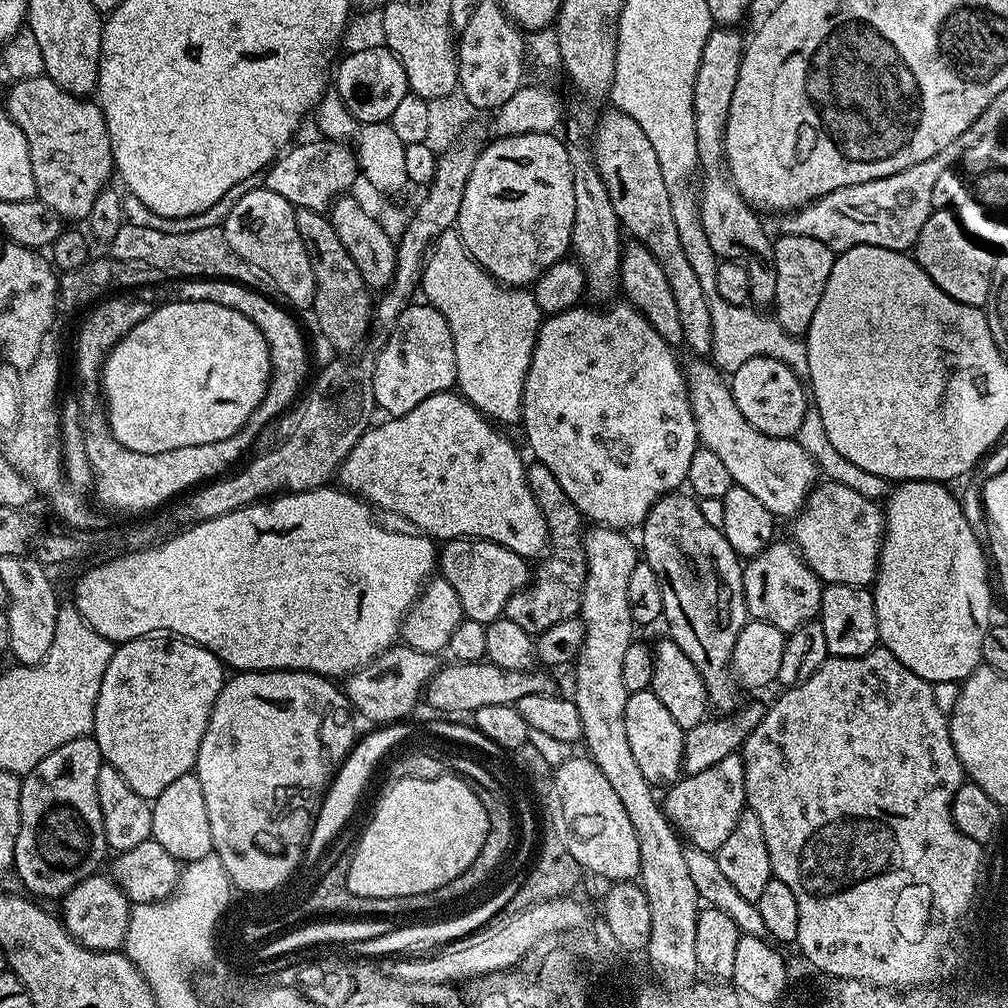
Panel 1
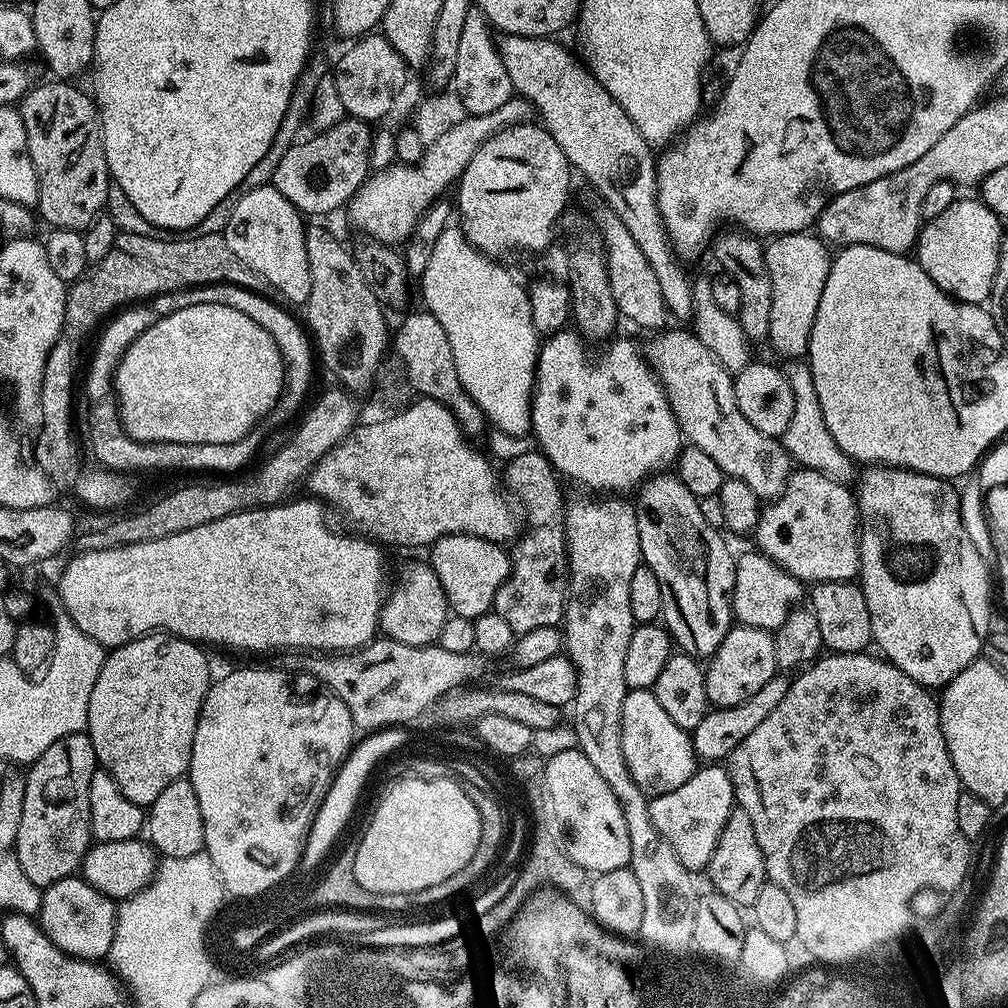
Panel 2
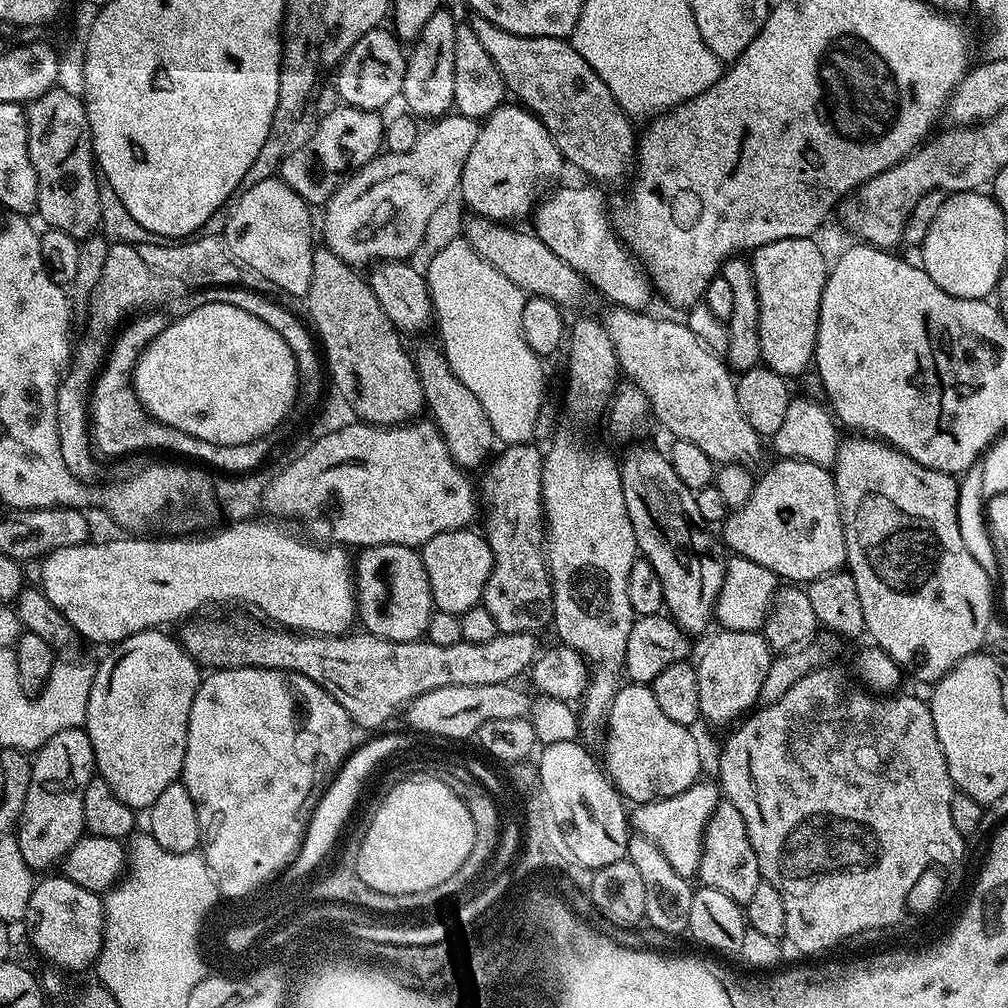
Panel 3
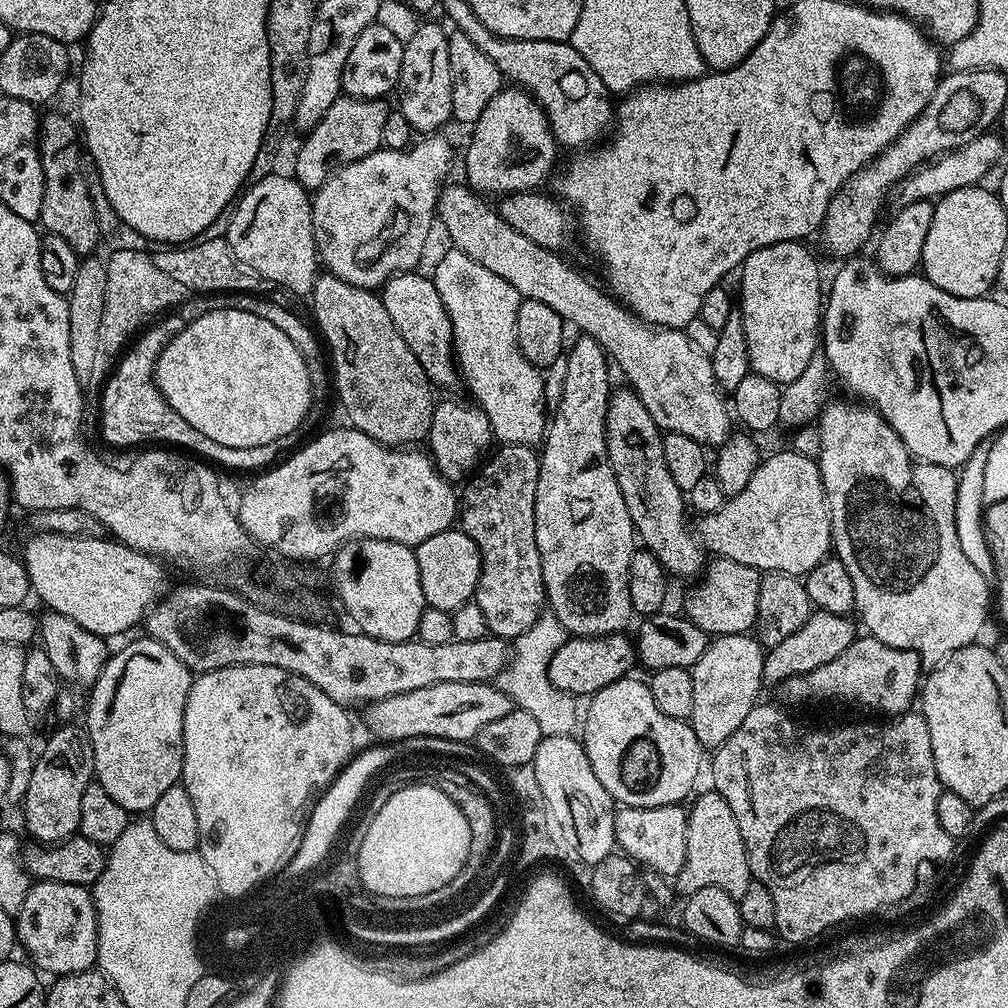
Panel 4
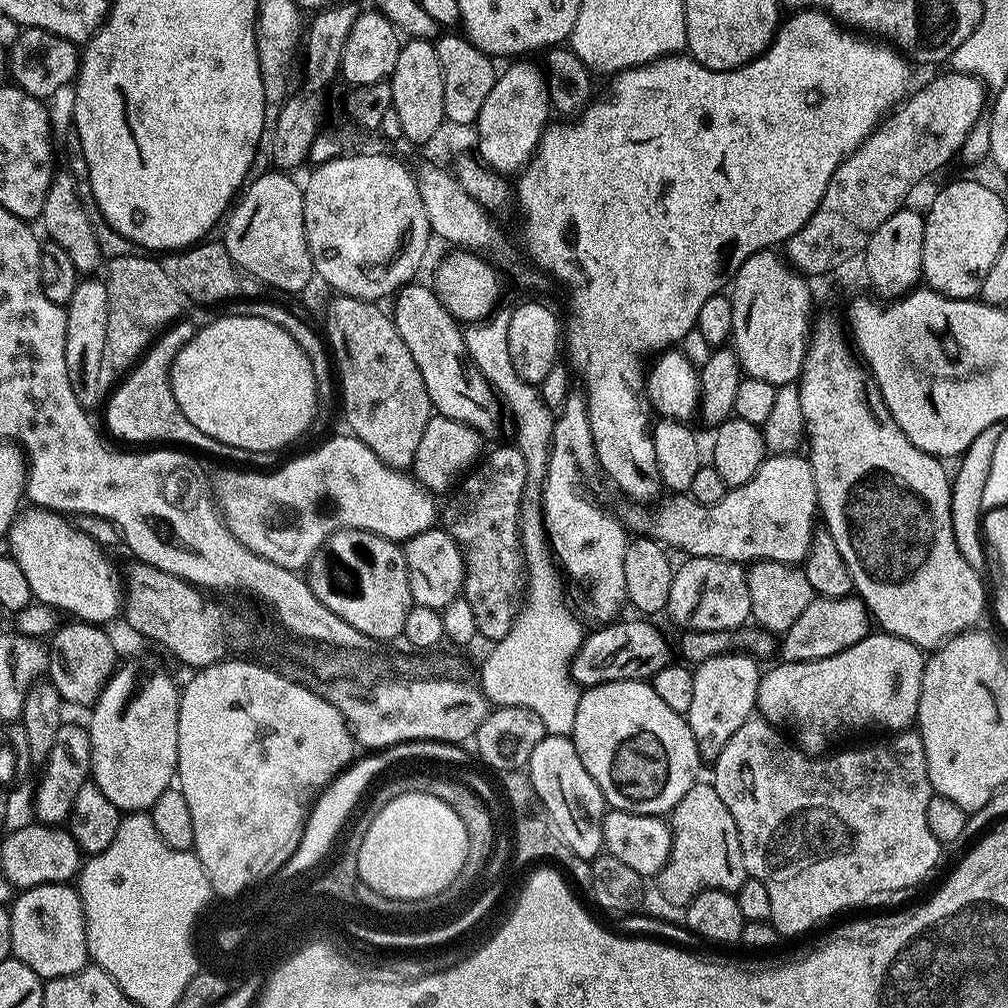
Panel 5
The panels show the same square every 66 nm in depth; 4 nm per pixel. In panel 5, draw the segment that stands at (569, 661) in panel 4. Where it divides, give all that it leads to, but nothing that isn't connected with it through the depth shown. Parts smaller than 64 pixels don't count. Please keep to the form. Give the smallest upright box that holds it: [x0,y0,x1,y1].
[570,618,670,689]

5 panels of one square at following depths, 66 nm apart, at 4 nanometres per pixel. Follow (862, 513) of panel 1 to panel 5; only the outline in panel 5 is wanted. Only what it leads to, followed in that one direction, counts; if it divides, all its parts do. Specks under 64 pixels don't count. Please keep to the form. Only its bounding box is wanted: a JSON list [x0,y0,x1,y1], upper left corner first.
[622,454,818,566]

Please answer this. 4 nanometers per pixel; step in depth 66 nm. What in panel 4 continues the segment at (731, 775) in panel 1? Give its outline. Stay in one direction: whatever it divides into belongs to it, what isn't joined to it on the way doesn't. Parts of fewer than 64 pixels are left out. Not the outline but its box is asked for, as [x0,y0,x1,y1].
[616,804,688,878]

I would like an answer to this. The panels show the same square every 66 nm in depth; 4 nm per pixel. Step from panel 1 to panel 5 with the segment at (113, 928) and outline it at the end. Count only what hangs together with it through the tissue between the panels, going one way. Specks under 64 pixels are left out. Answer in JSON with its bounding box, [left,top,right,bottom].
[10,883,89,982]

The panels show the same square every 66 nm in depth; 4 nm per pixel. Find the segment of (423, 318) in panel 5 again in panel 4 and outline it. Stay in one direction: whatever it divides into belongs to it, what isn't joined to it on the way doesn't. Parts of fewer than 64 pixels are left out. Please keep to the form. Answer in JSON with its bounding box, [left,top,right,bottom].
[379,270,458,389]

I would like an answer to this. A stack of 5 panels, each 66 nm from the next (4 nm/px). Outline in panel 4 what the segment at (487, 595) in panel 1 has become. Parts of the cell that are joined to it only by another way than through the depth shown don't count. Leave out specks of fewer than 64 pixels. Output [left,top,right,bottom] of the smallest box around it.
[414,526,480,614]

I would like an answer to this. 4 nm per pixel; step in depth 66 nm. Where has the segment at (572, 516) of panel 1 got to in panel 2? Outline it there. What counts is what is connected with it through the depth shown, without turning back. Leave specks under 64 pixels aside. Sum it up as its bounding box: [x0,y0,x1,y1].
[492,452,568,637]

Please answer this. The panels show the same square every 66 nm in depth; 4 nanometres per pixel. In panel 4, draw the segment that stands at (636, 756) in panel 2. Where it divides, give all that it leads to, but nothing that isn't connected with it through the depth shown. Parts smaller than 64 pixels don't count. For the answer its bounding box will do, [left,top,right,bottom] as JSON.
[582,679,700,808]

